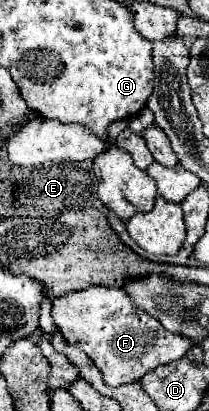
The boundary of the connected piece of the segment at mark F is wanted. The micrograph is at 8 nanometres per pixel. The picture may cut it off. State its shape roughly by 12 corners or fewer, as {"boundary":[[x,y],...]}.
{"boundary":[[121,289],[53,301],[63,337],[109,387],[181,359],[191,339],[167,331]]}

